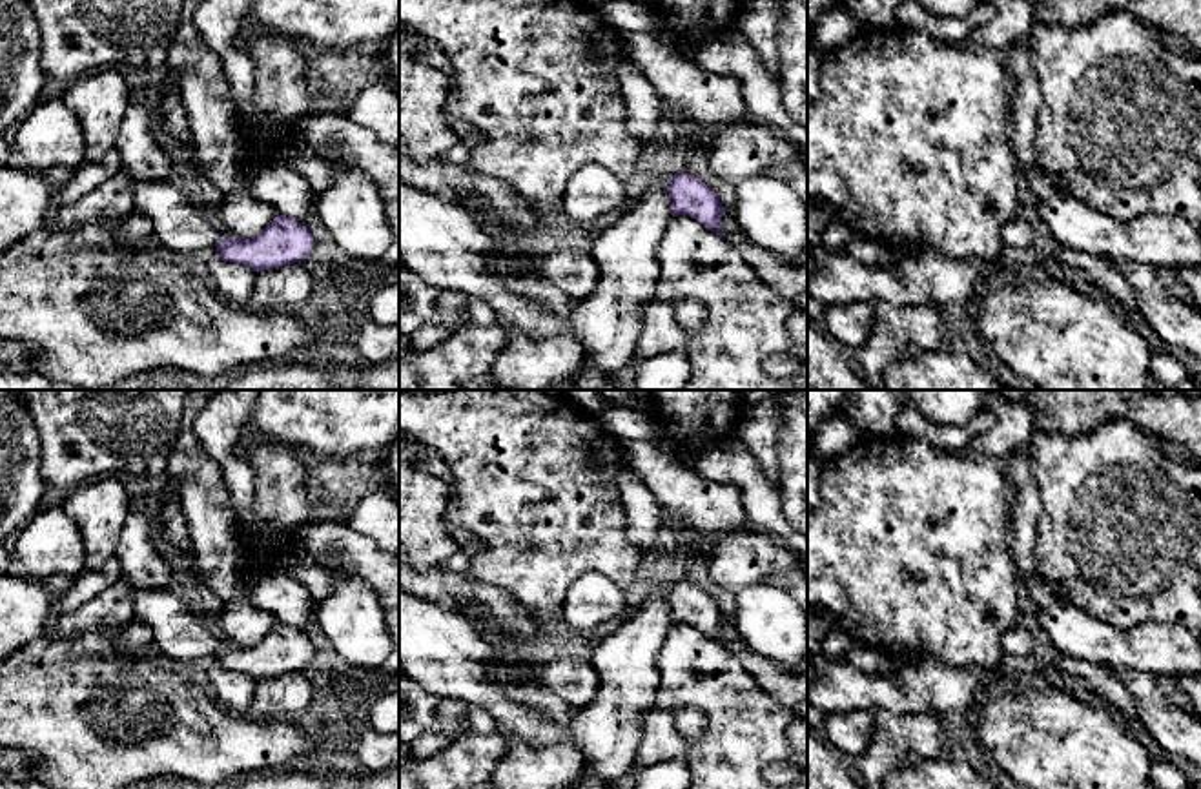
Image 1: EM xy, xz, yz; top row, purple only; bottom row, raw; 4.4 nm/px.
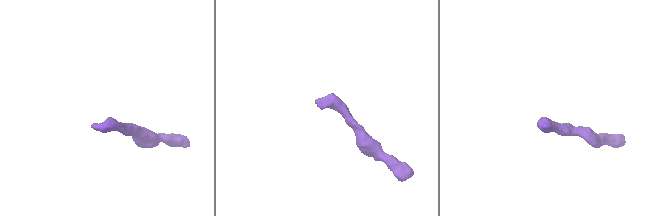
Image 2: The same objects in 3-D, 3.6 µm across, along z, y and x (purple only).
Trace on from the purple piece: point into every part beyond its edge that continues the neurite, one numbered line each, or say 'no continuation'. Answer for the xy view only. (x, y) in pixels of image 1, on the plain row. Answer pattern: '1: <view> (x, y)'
1: xy (177, 633)

